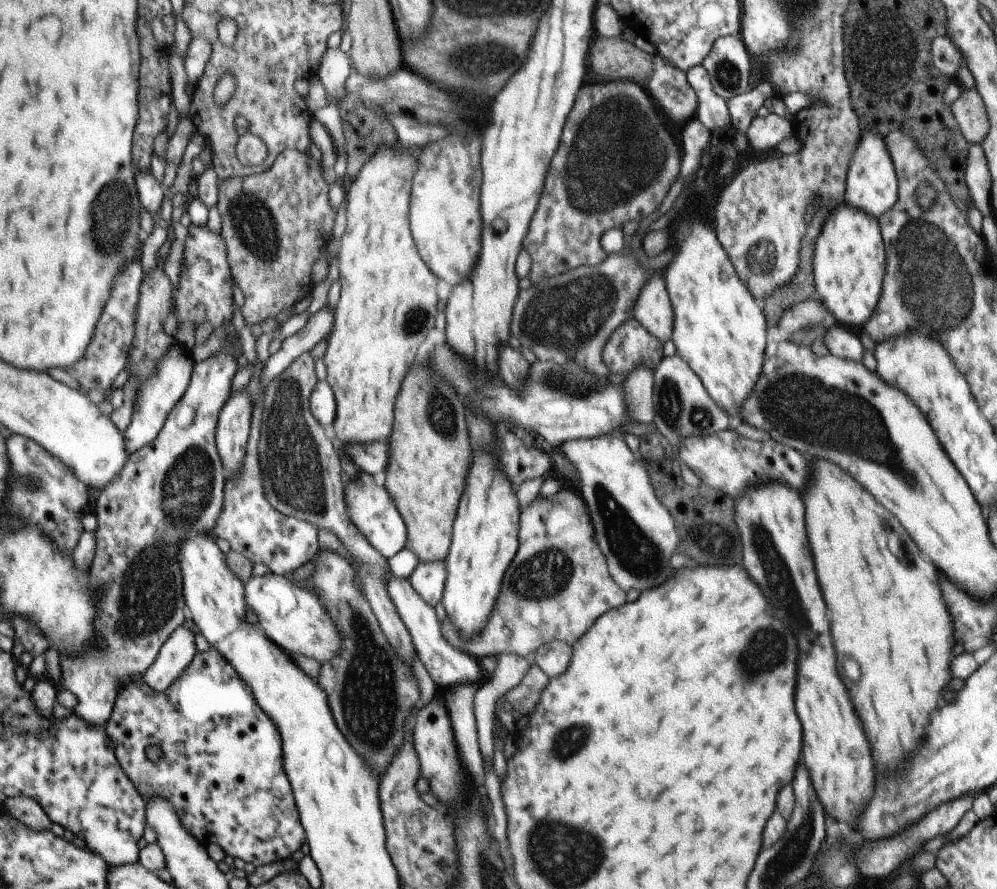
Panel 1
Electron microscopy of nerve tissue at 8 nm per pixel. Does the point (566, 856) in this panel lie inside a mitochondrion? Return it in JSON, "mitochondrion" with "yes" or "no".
{"mitochondrion":"yes"}

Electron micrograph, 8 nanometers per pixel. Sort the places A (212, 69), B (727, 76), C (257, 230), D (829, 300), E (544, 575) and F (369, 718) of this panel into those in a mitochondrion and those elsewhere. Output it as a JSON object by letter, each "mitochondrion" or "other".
{"A":"other","B":"mitochondrion","C":"mitochondrion","D":"other","E":"mitochondrion","F":"mitochondrion"}

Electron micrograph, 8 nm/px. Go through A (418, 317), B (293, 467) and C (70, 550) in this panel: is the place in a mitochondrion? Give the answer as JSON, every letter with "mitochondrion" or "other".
{"A":"mitochondrion","B":"mitochondrion","C":"other"}

